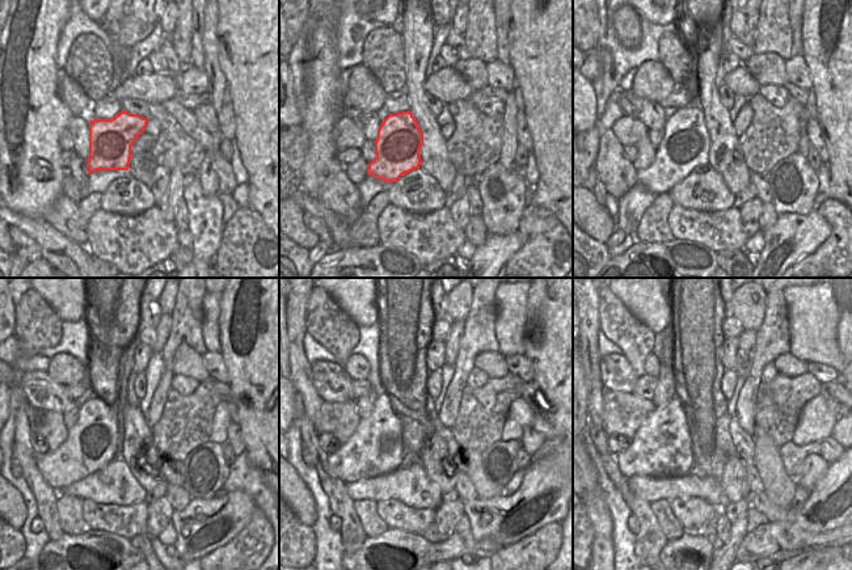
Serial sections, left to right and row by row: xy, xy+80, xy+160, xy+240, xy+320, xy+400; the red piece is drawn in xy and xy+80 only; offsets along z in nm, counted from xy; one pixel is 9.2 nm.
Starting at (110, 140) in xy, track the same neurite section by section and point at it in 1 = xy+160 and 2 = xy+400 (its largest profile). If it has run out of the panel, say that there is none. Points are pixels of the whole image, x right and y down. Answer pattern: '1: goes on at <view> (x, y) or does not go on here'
1: goes on at xy+160 (686, 143)
2: goes on at xy+400 (661, 448)

